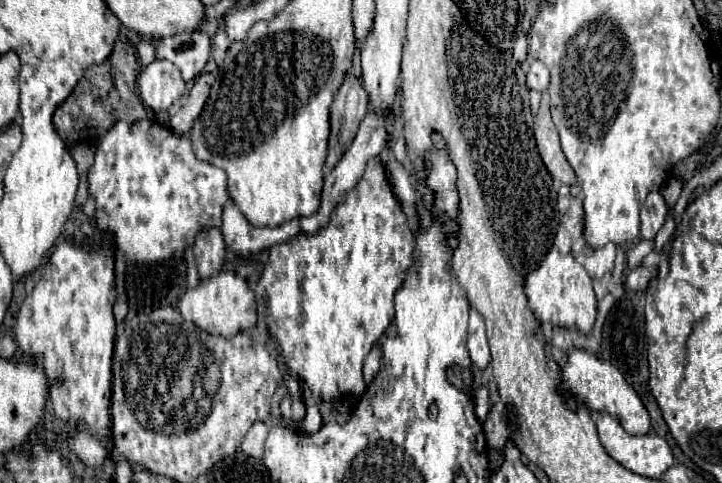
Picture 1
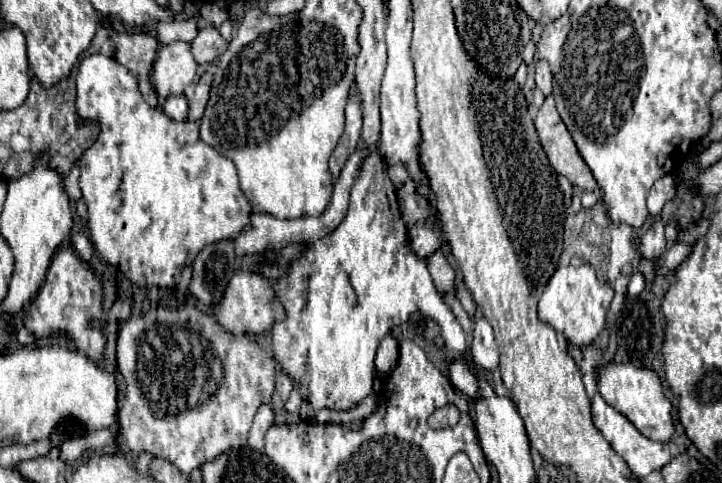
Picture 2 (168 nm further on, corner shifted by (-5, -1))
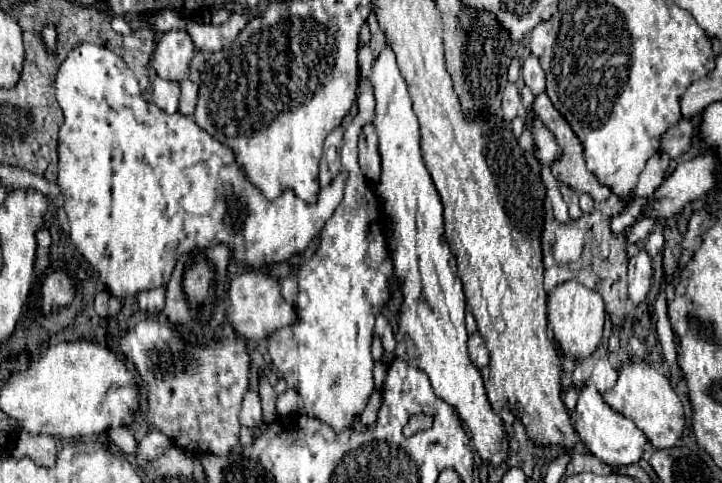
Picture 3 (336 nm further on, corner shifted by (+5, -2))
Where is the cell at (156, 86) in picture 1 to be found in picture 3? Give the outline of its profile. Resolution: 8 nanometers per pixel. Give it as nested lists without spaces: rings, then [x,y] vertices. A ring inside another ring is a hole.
[[[186,31],[164,33],[154,49],[152,67],[158,77],[180,83],[188,73],[188,63],[194,57],[194,43]]]

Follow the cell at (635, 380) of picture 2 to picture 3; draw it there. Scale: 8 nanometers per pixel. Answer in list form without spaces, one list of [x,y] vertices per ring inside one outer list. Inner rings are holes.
[[[624,363],[618,369],[618,379],[612,389],[602,393],[604,401],[624,417],[630,417],[634,425],[650,439],[654,449],[668,449],[672,447],[684,429],[684,409],[670,387],[670,381],[660,375],[648,363]]]

